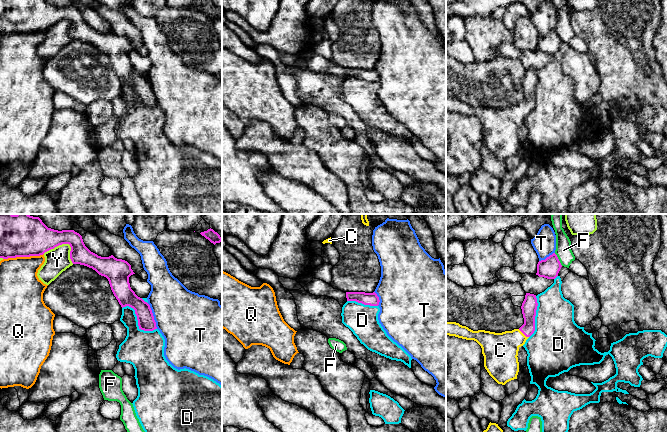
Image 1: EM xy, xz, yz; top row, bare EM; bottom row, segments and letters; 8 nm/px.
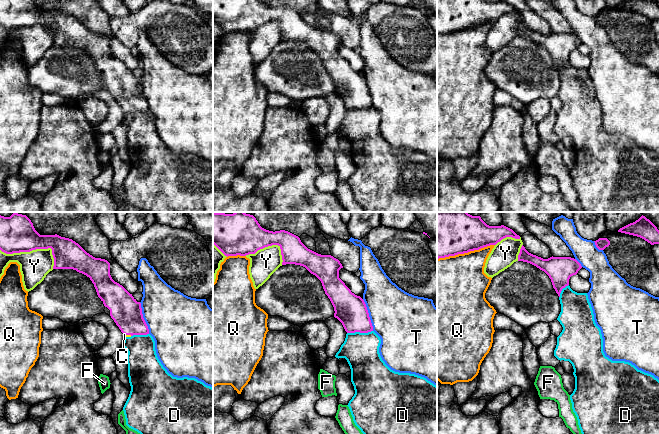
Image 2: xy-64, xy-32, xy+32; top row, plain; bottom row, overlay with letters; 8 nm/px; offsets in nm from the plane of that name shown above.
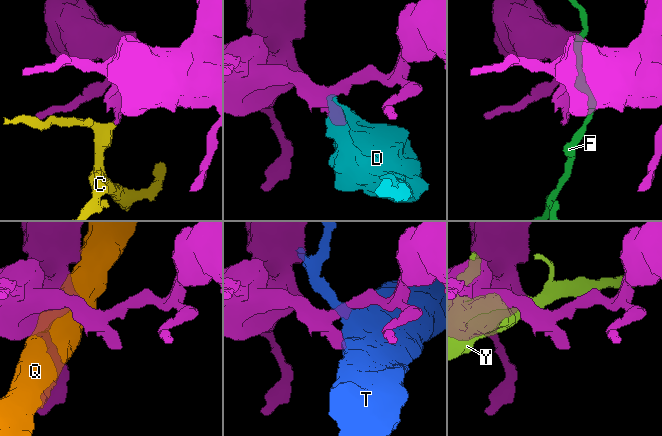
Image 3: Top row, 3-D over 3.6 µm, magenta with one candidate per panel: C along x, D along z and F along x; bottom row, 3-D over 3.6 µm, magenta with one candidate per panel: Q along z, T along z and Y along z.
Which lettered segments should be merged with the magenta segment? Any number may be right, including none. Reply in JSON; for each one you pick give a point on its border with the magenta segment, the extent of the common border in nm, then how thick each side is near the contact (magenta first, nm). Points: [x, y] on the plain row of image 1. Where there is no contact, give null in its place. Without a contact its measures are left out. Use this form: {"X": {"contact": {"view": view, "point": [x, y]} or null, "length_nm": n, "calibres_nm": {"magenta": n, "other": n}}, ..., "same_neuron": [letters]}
{"C": {"contact": {"view": "yz", "point": [523, 109]}, "length_nm": 110, "calibres_nm": {"magenta": 130, "other": 280}}, "same_neuron": ["C"]}

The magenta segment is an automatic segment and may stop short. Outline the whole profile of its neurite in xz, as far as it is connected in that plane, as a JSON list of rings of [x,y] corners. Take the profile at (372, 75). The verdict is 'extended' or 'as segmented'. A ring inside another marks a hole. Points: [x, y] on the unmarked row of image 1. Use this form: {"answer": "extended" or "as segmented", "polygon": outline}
{"answer": "as segmented", "polygon": [[[346,68],[347,77],[356,77],[364,81],[378,82],[379,73],[375,68],[365,69],[365,68]]]}

